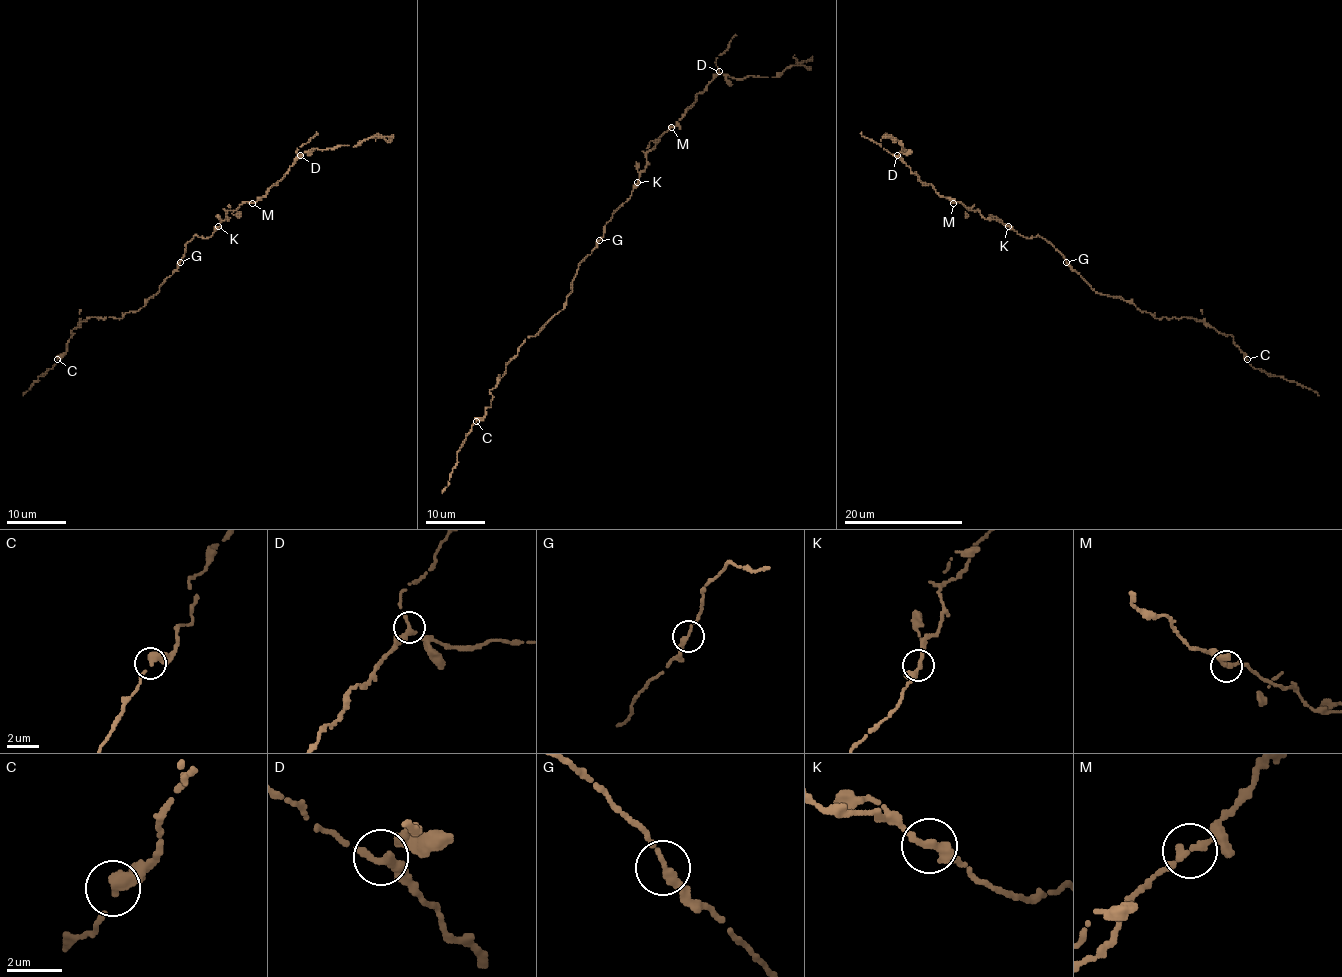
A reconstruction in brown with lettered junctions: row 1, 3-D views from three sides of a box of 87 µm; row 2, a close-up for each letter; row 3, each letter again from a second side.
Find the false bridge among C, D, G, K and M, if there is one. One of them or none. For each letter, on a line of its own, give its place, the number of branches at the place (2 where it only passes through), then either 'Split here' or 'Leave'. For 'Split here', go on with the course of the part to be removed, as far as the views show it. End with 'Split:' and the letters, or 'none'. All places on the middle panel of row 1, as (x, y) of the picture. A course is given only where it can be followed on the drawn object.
C: Place: (476, 421). Branches: 2. Leave
D: Place: (719, 71). Branches: 2. Leave
G: Place: (599, 240). Branches: 2. Leave
K: Place: (637, 182). Branches: 2. Leave
M: Place: (671, 127). Branches: 2. Leave
Split: none

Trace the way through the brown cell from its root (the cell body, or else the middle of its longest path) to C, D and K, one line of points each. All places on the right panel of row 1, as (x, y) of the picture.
C: (1067, 262), (1101, 295), (1129, 301), (1156, 318), (1196, 318), (1230, 335), (1246, 358)
D: (1067, 262), (1045, 238), (1026, 238), (940, 195), (897, 155)
K: (1067, 262), (1045, 238), (1039, 235), (1026, 238), (1008, 226)

